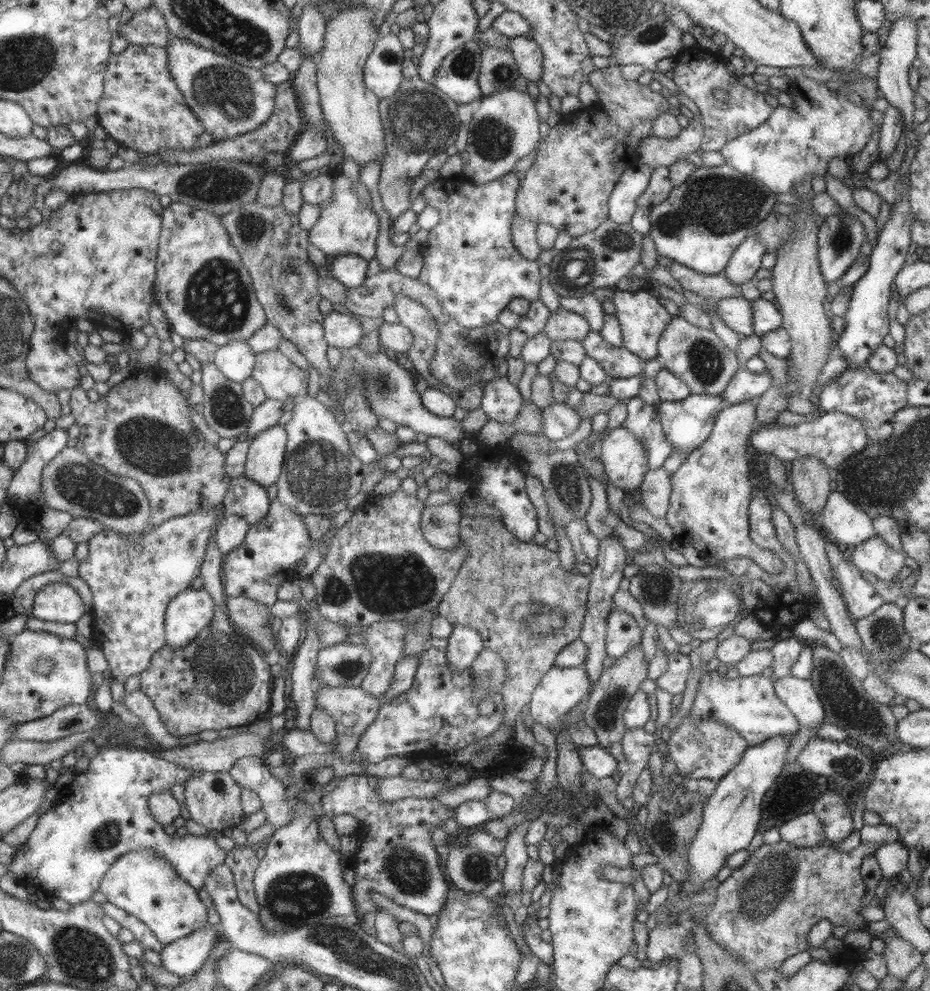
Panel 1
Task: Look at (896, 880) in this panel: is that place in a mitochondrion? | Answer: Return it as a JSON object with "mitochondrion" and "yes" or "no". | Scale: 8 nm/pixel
{"mitochondrion":"no"}

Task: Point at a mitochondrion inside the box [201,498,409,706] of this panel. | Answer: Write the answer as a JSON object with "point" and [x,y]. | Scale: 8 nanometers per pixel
{"point":[347,669]}

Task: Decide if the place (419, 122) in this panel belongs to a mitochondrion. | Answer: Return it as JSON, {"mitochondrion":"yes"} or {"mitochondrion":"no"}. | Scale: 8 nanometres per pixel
{"mitochondrion":"yes"}

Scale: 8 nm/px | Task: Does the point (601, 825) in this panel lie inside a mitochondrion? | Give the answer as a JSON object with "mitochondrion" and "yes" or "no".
{"mitochondrion":"no"}

